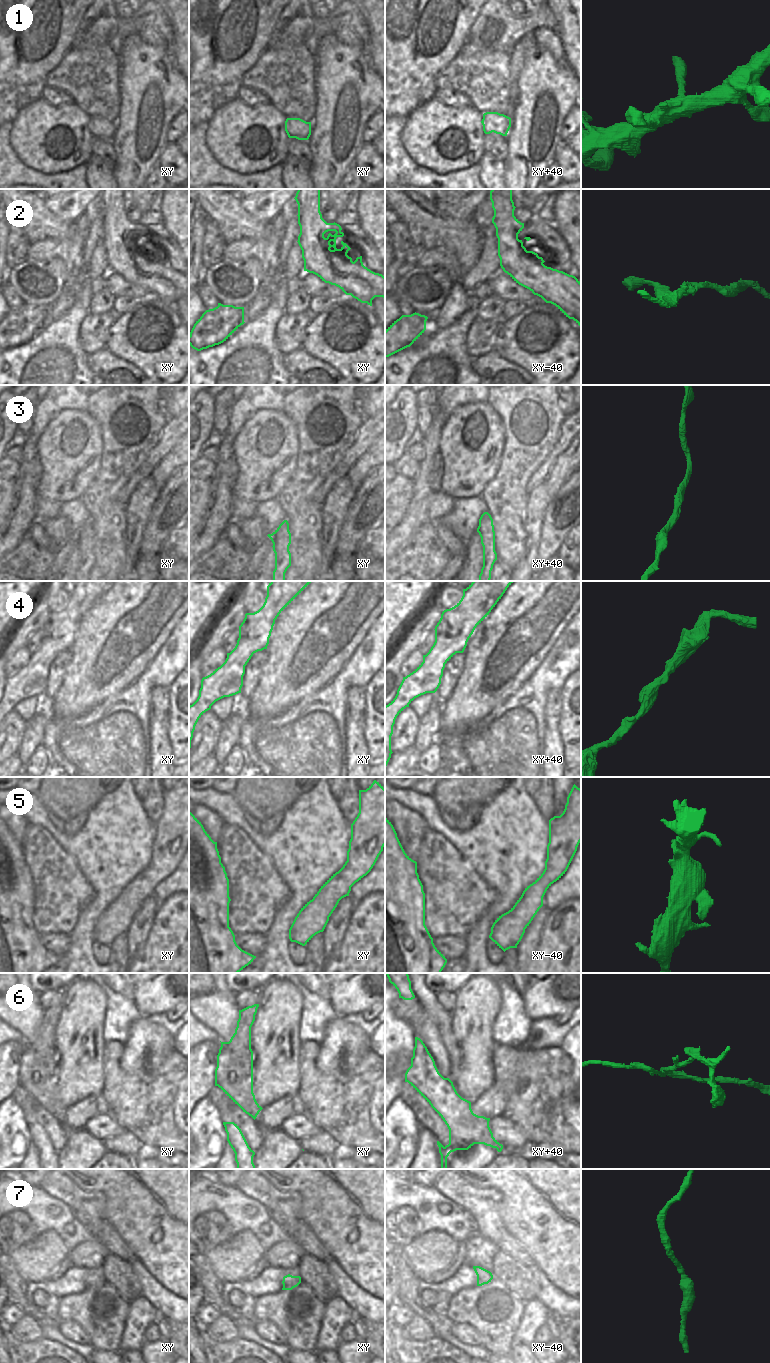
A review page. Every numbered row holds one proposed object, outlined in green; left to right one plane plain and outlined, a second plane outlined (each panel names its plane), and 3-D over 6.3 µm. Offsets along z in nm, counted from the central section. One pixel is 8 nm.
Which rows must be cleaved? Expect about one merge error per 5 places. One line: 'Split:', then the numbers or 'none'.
Split: 6.

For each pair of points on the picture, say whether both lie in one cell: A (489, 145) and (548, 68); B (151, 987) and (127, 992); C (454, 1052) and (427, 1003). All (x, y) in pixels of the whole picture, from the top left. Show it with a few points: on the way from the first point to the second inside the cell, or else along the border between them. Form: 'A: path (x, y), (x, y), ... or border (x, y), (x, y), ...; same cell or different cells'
A: border (507, 136), (506, 160); different cells
B: border (126, 983), (132, 989), (133, 999); different cells
C: path (449, 1040), (442, 1019), (438, 1015); same cell

